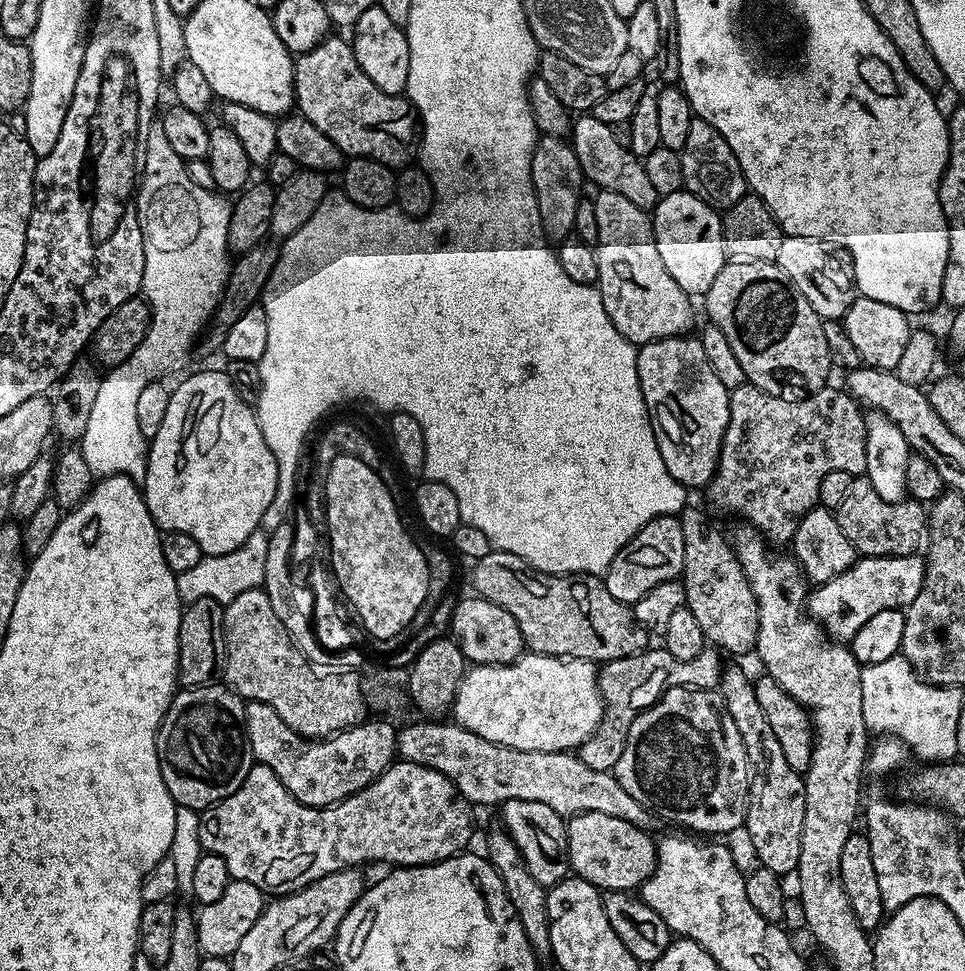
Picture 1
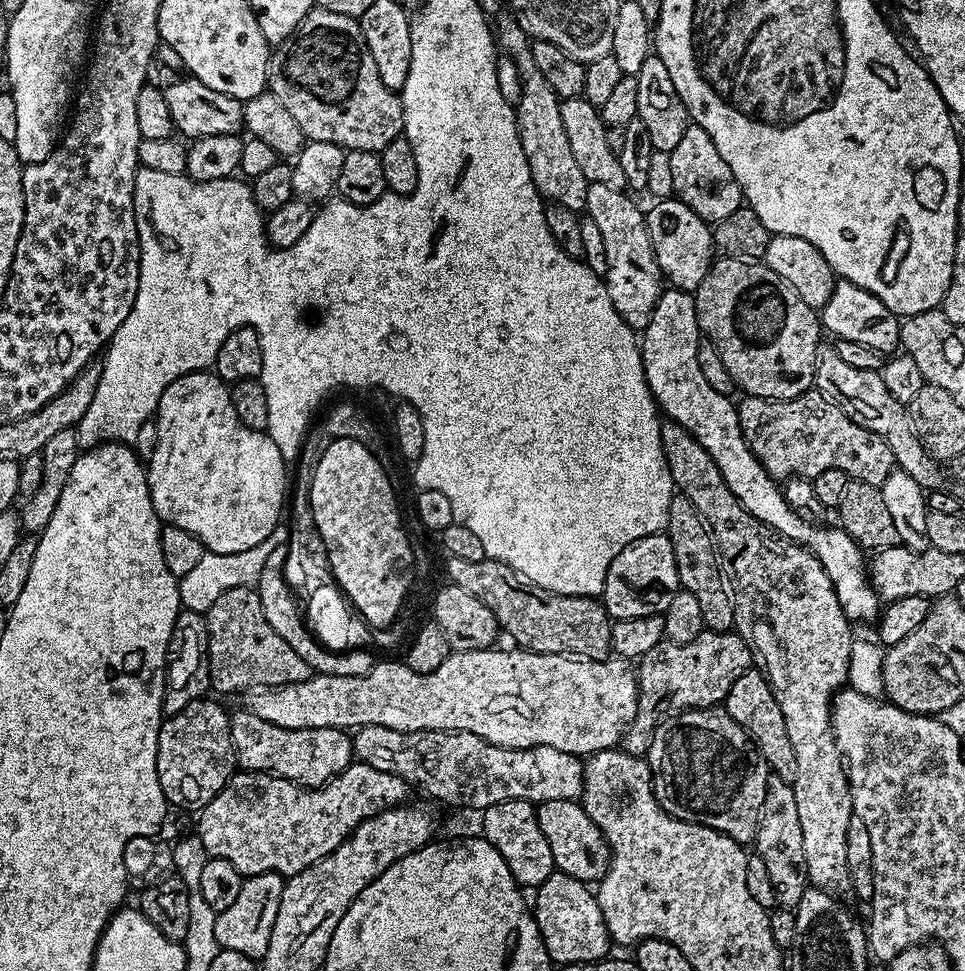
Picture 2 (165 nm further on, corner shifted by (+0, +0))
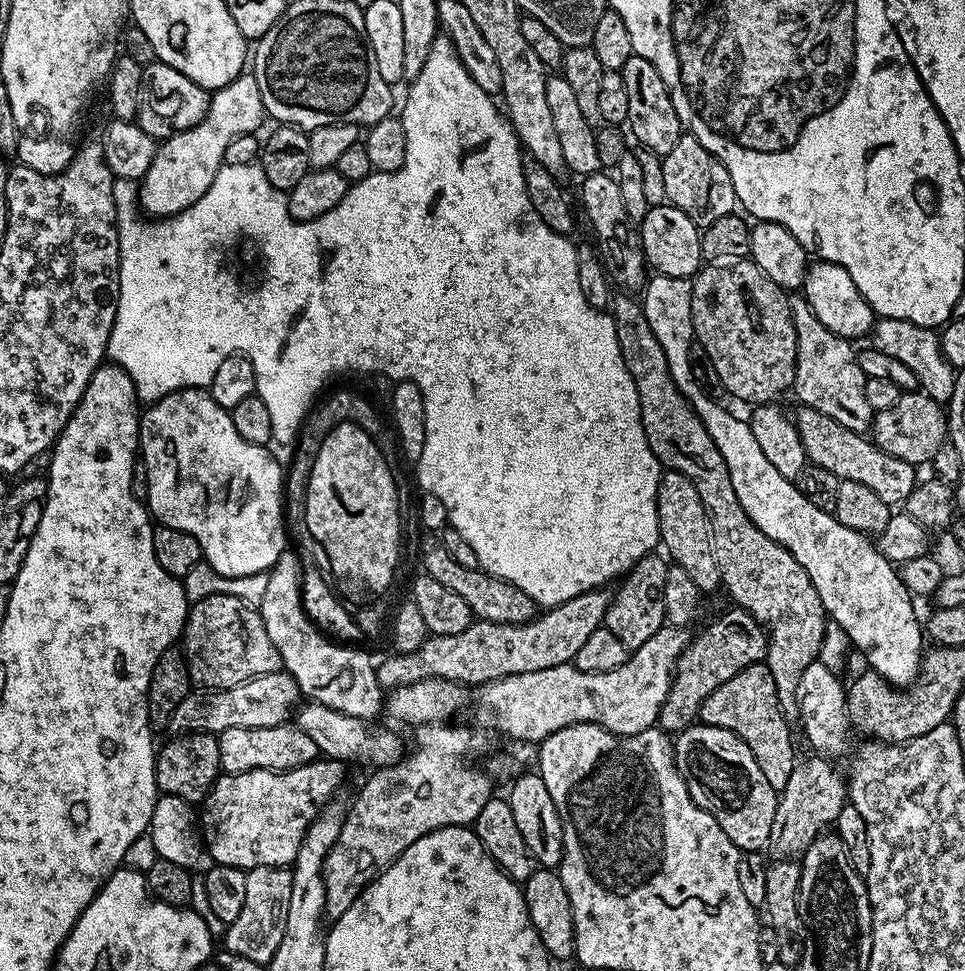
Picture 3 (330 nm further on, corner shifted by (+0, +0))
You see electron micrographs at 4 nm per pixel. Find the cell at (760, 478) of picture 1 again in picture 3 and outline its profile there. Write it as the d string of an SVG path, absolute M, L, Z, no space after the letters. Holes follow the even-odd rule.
M803 406L797 409L794 412L796 429L811 463L822 466L822 470L830 470L830 474L838 474L840 480L853 480L862 482L862 486L870 486L870 490L874 490L874 494L889 506L903 505L910 498L918 483L917 465L902 462L902 458L894 458L894 454L886 454L886 450L879 448L867 435L842 426L842 422L834 422L834 418L818 410Z

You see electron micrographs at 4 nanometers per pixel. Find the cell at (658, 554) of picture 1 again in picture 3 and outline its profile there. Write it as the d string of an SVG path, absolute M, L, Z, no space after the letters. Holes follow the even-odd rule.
M649 554L643 556L637 564L632 565L628 569L626 575L619 581L620 589L617 590L616 596L611 597L608 613L604 615L603 627L610 630L610 634L614 634L614 638L618 638L618 642L622 642L622 646L626 646L630 650L635 650L638 646L642 646L642 642L646 642L650 638L654 638L654 634L658 629L665 627L664 619L664 591L666 590L666 574L668 573L670 564L663 555Z

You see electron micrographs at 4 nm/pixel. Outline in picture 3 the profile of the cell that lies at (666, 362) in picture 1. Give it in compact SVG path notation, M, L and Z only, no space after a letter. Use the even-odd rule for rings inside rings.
M659 274L653 275L642 289L642 303L646 322L650 322L650 330L654 330L654 338L658 338L662 350L666 353L666 366L670 370L670 378L674 378L674 386L692 403L692 409L698 414L702 426L714 438L714 446L718 446L718 454L722 454L722 462L726 462L726 470L730 474L730 482L734 482L734 494L742 506L742 510L778 546L782 546L810 574L810 582L814 582L814 590L818 590L818 598L822 598L822 606L829 620L833 620L849 636L851 643L868 659L867 667L877 672L883 680L903 690L916 683L920 675L922 653L926 648L926 632L922 620L916 617L914 597L908 591L901 578L897 565L887 560L875 543L872 544L867 535L850 530L850 526L842 526L835 515L826 510L818 510L810 498L798 491L795 483L782 474L778 474L773 463L762 454L754 431L747 419L735 416L728 408L723 408L704 387L694 378L694 370L690 370L690 350L694 343L692 334L692 280L689 278L670 278Z

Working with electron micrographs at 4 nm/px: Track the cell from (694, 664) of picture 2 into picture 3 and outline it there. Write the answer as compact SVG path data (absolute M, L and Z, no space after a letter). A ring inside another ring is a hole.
M732 606L729 609L725 616L718 617L705 632L700 632L697 636L693 635L684 648L684 653L676 659L676 670L672 674L672 685L668 691L666 702L660 711L658 721L659 727L663 731L669 734L683 732L699 717L702 702L706 702L706 698L710 694L714 694L714 690L718 690L718 686L722 686L722 682L730 682L730 678L734 678L734 674L746 670L746 666L761 663L767 657L768 634L764 625L757 622L743 608Z

